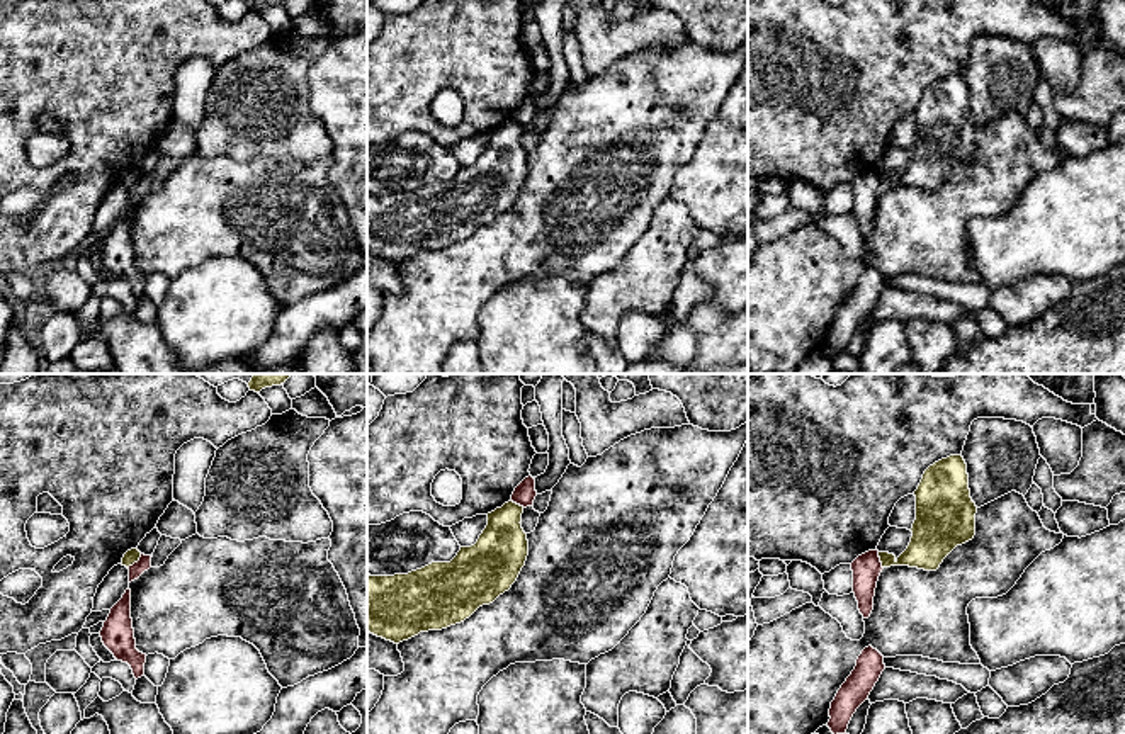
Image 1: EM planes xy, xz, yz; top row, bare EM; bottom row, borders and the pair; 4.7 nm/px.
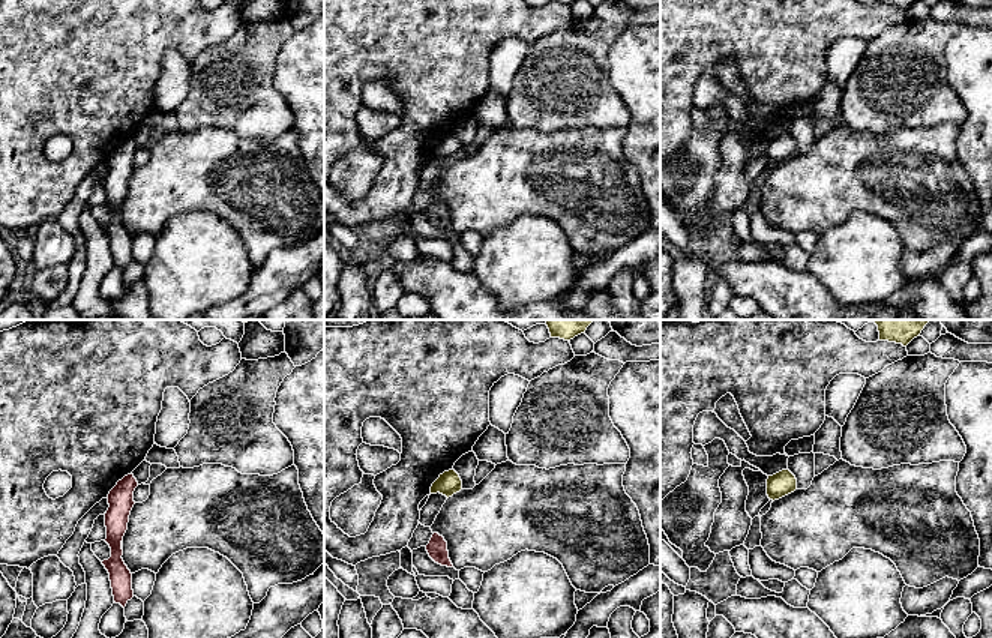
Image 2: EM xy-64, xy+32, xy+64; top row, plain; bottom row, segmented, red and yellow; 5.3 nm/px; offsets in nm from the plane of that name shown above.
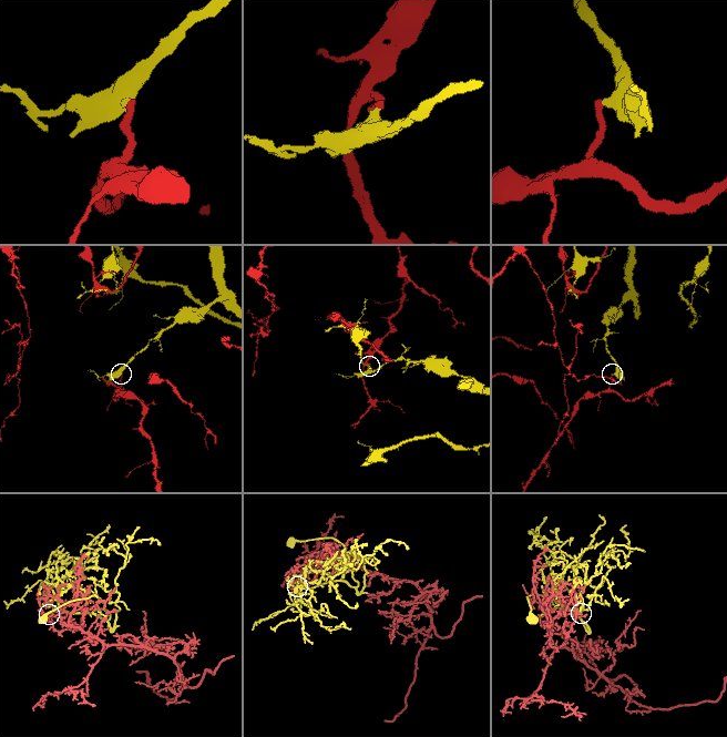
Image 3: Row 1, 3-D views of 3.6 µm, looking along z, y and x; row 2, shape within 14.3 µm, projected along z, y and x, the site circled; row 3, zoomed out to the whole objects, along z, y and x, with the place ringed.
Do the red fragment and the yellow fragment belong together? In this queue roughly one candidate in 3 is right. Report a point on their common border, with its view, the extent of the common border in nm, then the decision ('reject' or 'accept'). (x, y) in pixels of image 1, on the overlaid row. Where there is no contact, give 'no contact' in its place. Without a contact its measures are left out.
xy (135, 563) | 100 nm | reject

